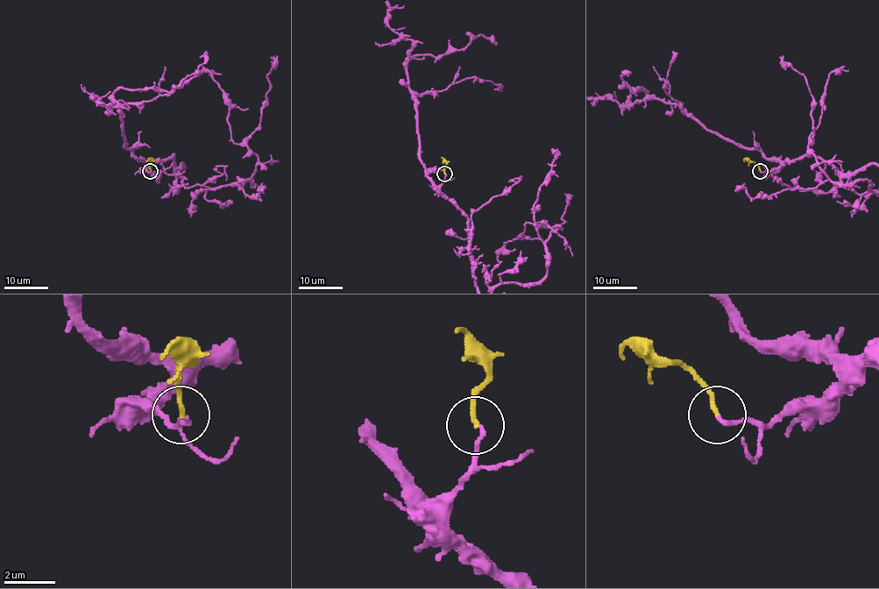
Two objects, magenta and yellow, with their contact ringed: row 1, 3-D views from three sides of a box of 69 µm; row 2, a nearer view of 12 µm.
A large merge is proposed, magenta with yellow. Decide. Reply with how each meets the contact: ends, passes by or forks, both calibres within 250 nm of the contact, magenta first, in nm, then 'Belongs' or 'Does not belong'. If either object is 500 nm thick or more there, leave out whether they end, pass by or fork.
At the ring magenta ends. At the ring yellow ends. Thickness 180 nm (magenta) against 180 nm. Does not belong

